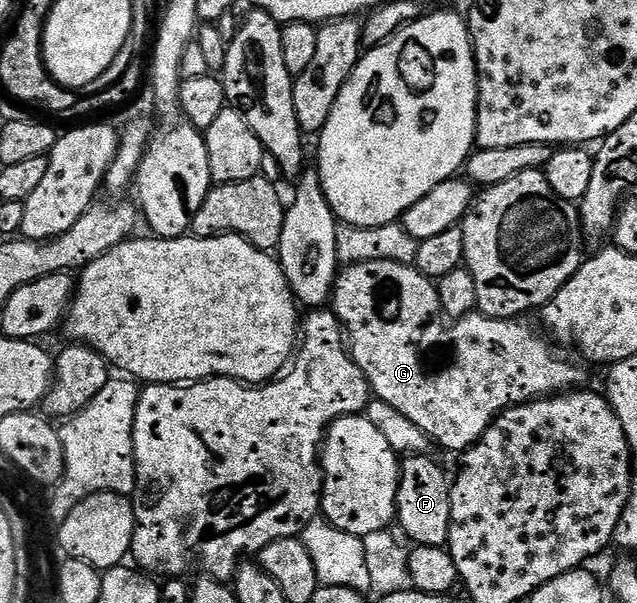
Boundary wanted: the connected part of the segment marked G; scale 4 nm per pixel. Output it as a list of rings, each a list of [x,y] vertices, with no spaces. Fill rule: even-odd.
[[[367,261],[345,267],[333,287],[331,310],[345,328],[349,354],[363,369],[370,392],[415,421],[436,446],[438,443],[456,453],[472,447],[508,407],[556,396],[566,390],[565,383],[577,379],[576,369],[569,363],[561,367],[556,353],[549,348],[550,340],[536,335],[525,321],[492,319],[480,313],[450,319],[439,301],[436,282],[407,263]]]

